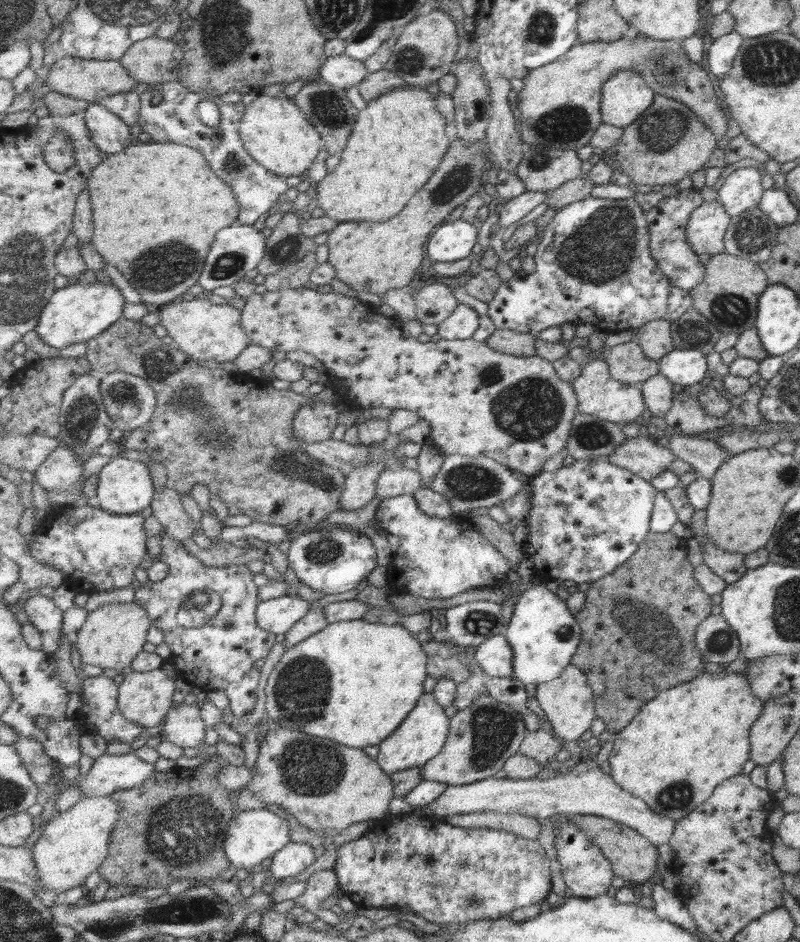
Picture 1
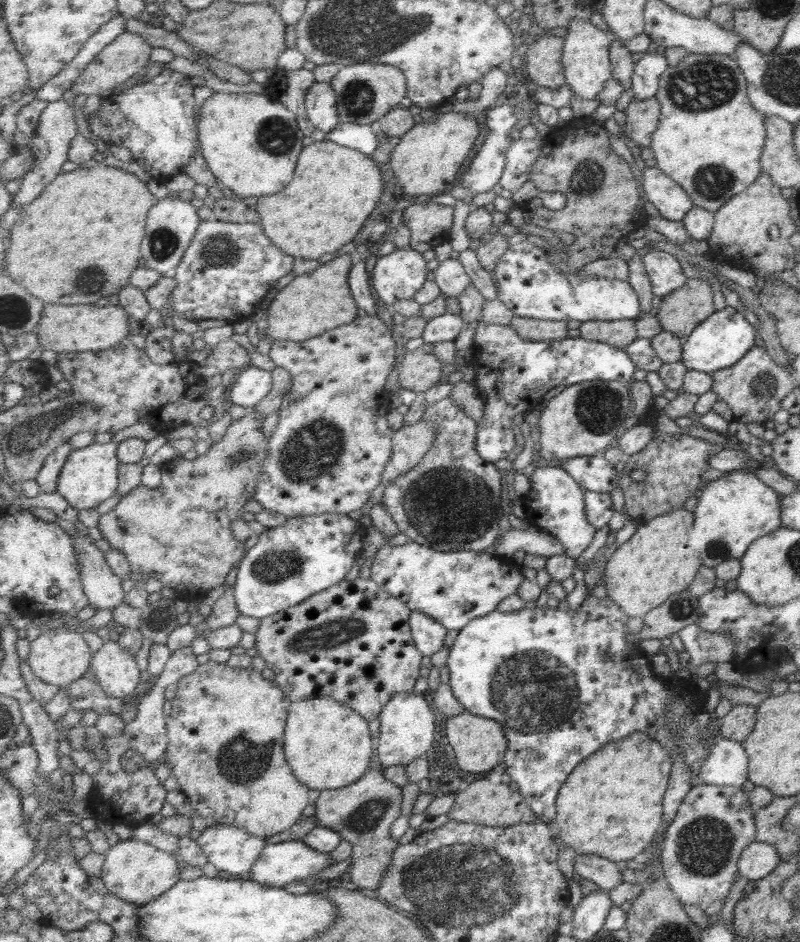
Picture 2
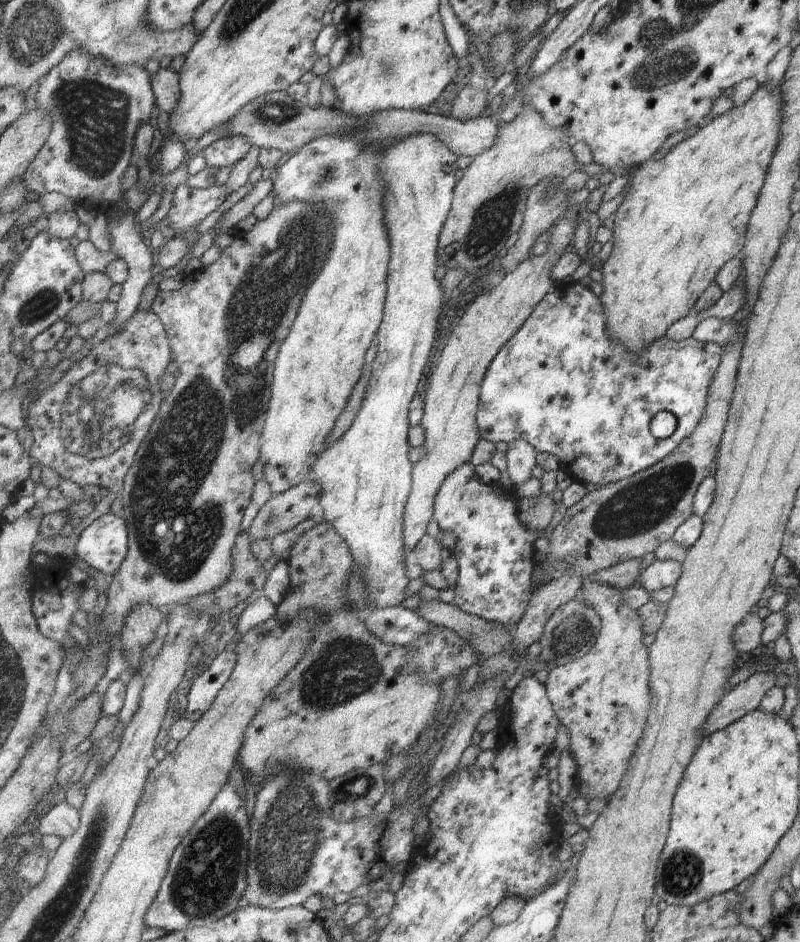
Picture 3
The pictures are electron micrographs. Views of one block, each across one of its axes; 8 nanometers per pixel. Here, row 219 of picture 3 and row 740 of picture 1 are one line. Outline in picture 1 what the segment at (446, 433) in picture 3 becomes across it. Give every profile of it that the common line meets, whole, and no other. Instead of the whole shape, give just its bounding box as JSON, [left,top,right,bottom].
[535,663,596,740]

